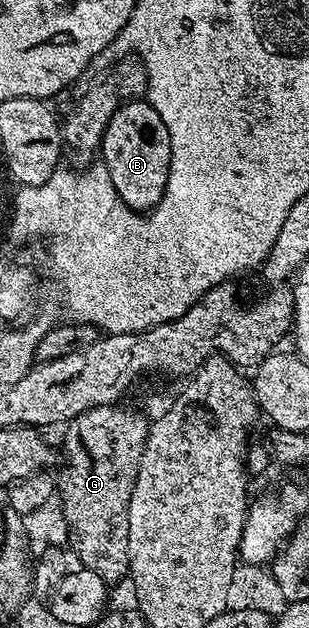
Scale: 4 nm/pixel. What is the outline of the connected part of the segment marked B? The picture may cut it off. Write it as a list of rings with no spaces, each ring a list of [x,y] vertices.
[[[125,101],[117,108],[105,130],[99,148],[100,162],[109,170],[115,193],[138,213],[145,213],[161,200],[171,165],[171,137],[163,117],[148,101]]]

